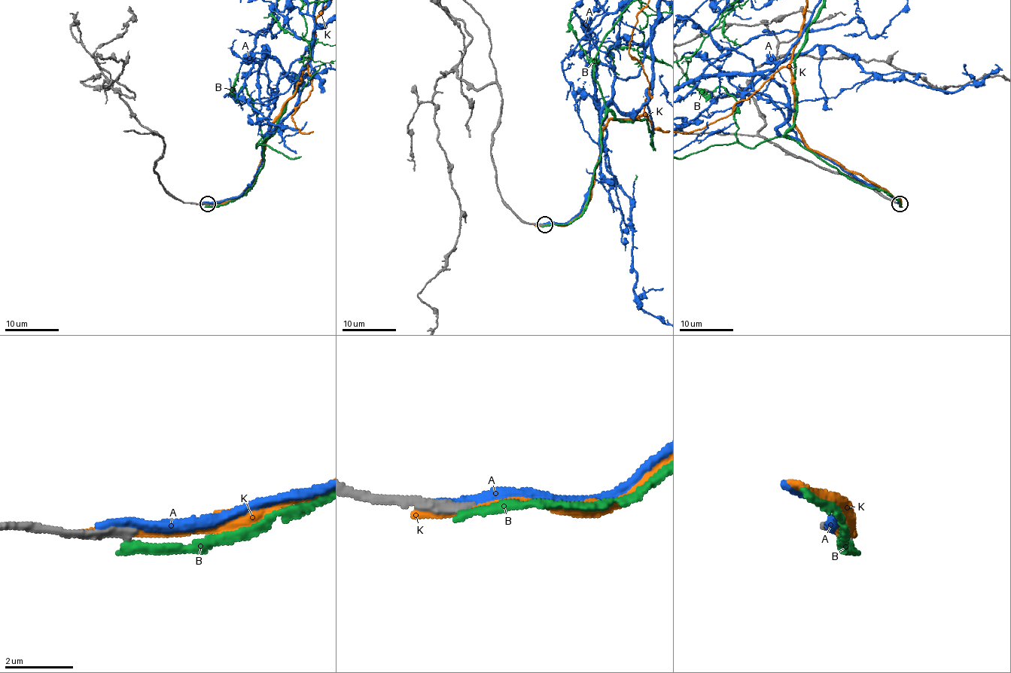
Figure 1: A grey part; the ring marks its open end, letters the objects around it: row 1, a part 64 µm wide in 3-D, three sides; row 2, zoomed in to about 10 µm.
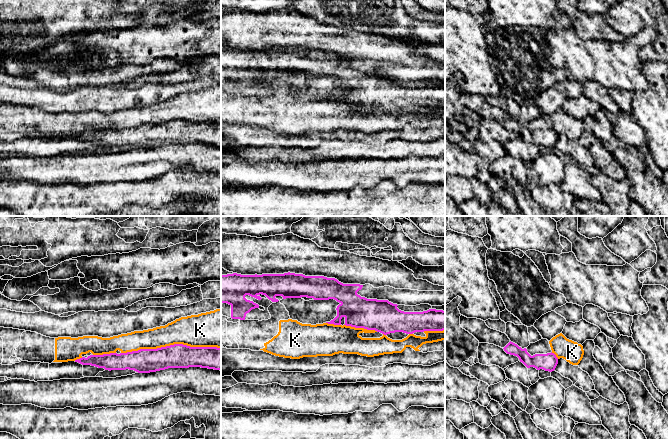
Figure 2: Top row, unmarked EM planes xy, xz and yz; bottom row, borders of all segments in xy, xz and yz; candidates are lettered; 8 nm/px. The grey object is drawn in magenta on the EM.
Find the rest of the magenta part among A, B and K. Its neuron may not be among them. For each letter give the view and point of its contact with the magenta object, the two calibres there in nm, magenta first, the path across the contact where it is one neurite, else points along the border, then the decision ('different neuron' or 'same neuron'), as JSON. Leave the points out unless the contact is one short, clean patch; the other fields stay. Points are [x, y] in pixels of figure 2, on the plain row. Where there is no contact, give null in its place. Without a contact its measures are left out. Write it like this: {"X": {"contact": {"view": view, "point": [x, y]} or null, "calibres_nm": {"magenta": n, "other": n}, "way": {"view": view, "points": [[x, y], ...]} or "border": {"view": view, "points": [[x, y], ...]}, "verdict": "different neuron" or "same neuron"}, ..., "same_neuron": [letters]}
{"A": {"contact": null, "verdict": "different neuron"}, "B": {"contact": null, "verdict": "different neuron"}, "K": {"contact": {"view": "xy", "point": [170, 121]}, "calibres_nm": {"magenta": 190, "other": 260}, "verdict": "different neuron"}, "same_neuron": []}

